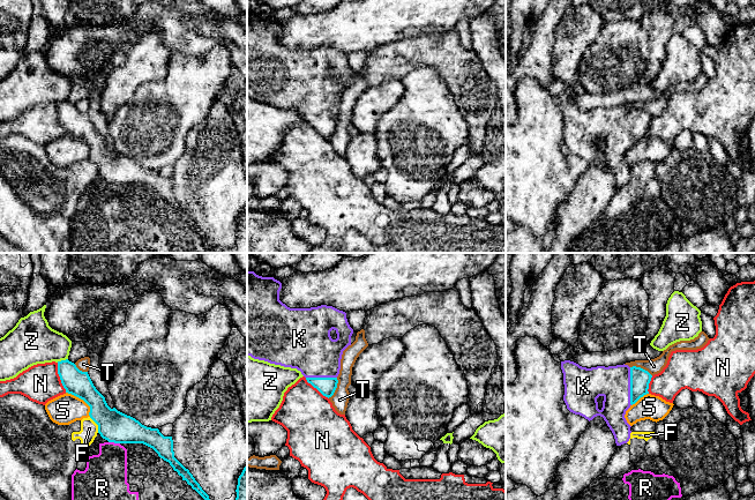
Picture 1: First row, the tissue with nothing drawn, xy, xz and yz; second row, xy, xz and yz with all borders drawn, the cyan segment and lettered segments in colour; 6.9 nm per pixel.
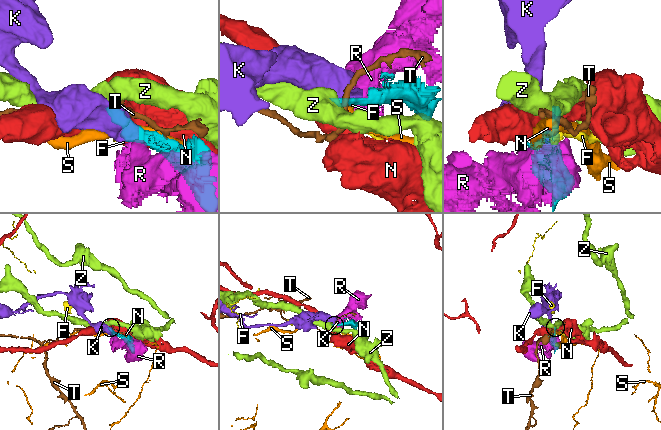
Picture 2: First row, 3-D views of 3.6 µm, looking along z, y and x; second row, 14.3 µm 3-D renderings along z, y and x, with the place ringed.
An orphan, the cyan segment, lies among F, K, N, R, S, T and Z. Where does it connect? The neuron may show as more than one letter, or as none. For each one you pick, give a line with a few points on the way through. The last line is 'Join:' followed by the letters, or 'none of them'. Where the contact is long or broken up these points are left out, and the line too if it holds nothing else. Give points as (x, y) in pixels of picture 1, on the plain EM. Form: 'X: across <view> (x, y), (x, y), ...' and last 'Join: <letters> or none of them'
Join: K

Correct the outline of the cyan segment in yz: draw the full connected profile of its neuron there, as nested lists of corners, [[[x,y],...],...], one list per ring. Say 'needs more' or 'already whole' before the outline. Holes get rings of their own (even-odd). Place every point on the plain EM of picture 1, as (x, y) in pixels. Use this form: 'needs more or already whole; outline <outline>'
needs more; outline [[[561,103],[567,150],[589,163],[600,157],[612,172],[616,187],[630,180],[626,152],[649,135],[652,117],[641,109],[628,106],[582,109]]]

